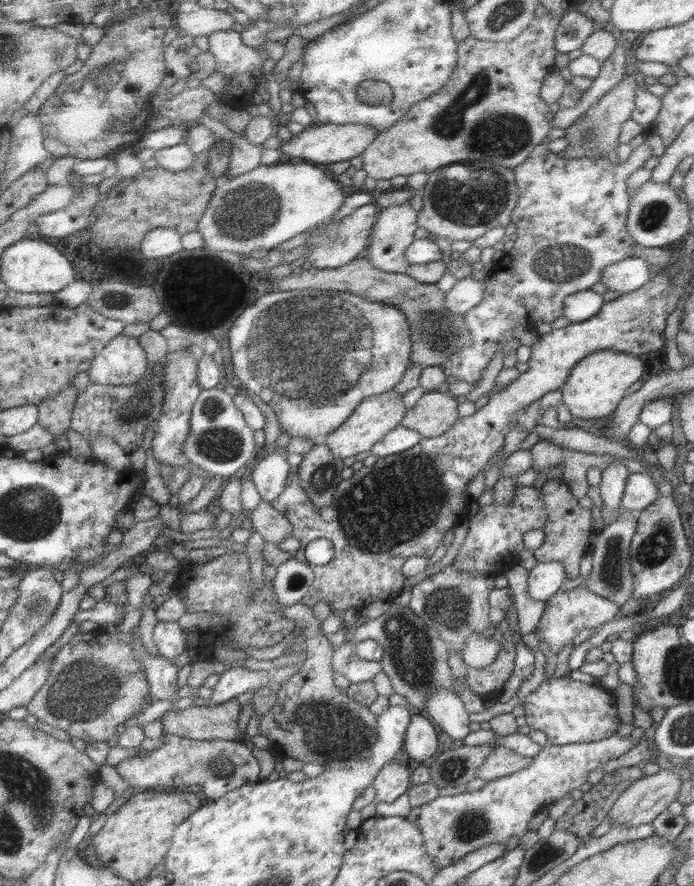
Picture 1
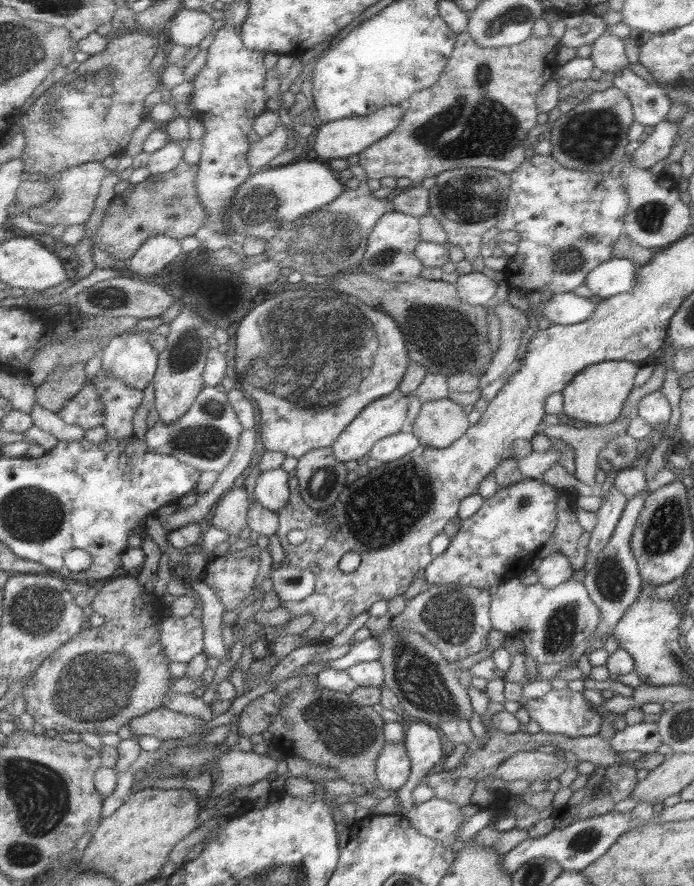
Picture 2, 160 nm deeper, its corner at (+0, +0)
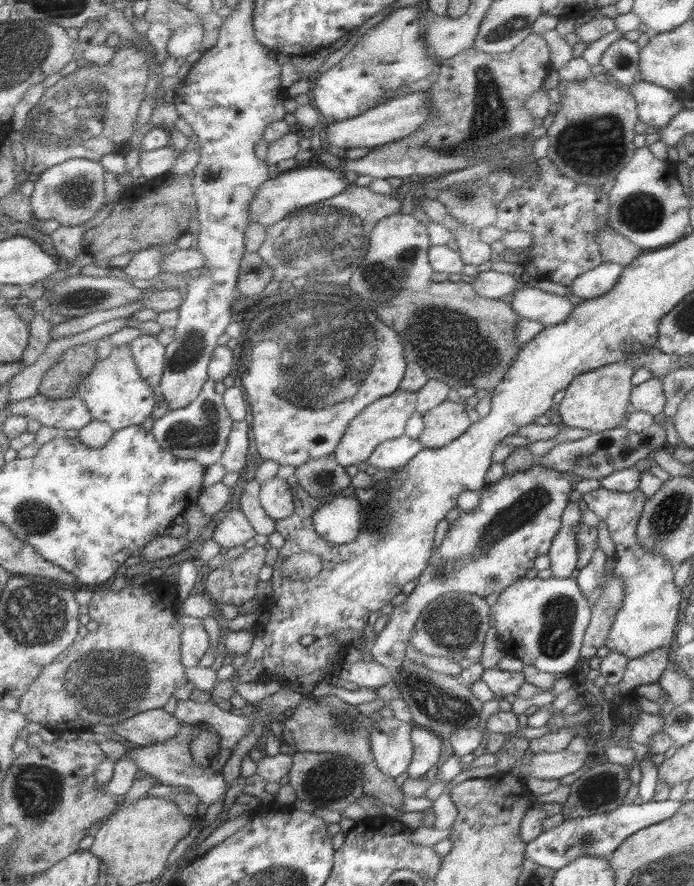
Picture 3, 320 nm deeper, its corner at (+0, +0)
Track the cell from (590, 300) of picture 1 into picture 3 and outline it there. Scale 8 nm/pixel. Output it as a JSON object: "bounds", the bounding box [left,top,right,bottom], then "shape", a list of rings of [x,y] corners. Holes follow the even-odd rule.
{"bounds":[509,283,575,327],"shape":[[[531,283],[517,288],[509,304],[518,318],[541,322],[544,327],[553,327],[567,320],[575,308],[565,297],[543,292],[532,287]]]}

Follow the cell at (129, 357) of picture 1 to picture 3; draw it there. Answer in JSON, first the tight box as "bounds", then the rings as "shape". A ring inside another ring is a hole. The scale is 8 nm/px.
{"bounds":[130,334,167,388],"shape":[[[141,334],[130,343],[141,374],[151,388],[160,388],[166,369],[167,347],[156,336]]]}

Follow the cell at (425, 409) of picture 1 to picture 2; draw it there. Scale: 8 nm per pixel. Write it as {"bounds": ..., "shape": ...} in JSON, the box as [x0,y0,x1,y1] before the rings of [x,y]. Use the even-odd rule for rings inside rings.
{"bounds":[411,397,468,448],"shape":[[[447,397],[421,404],[411,432],[421,445],[447,448],[468,429],[467,409]]]}

